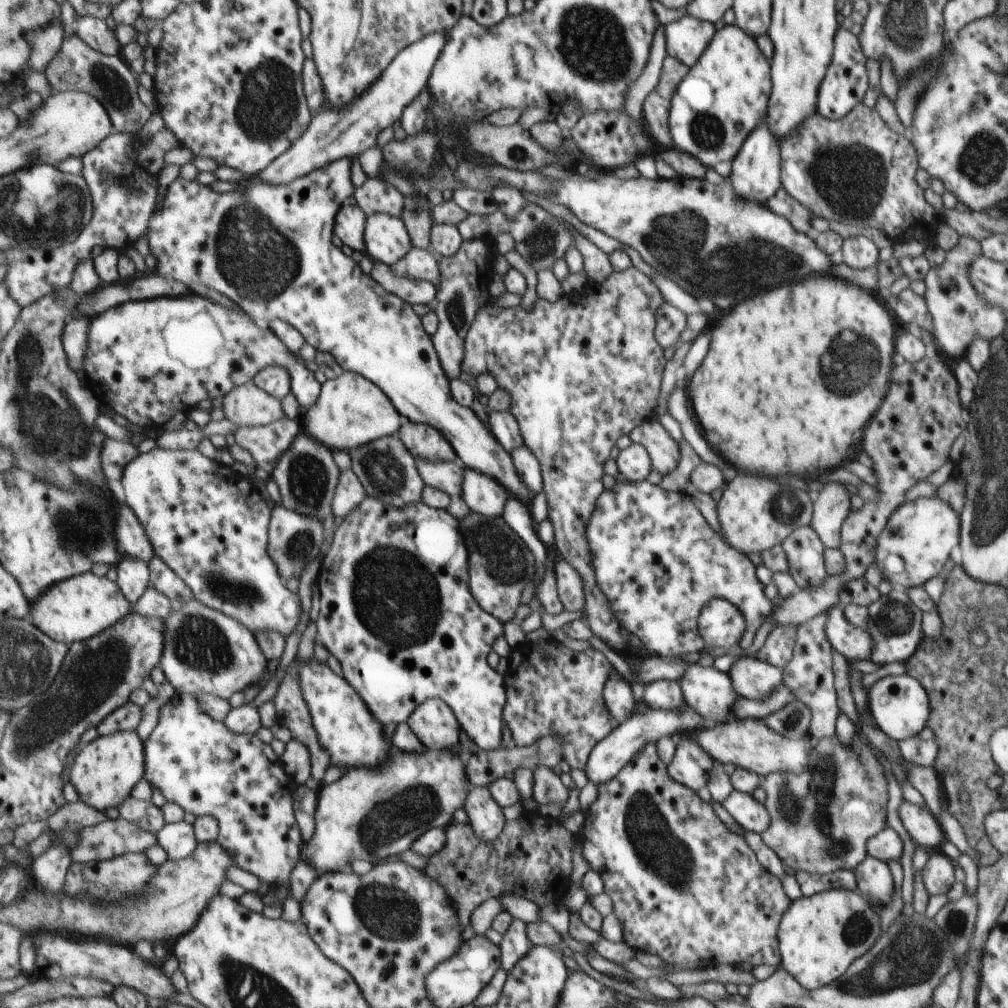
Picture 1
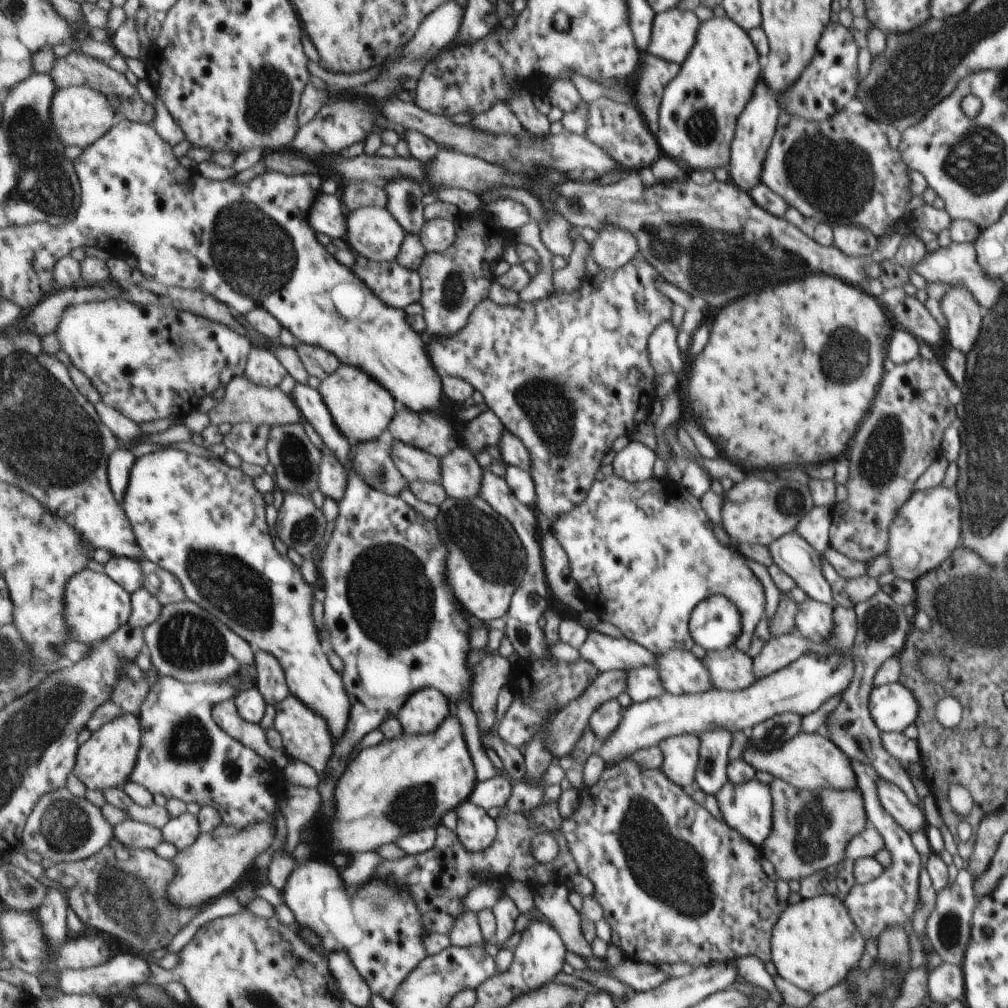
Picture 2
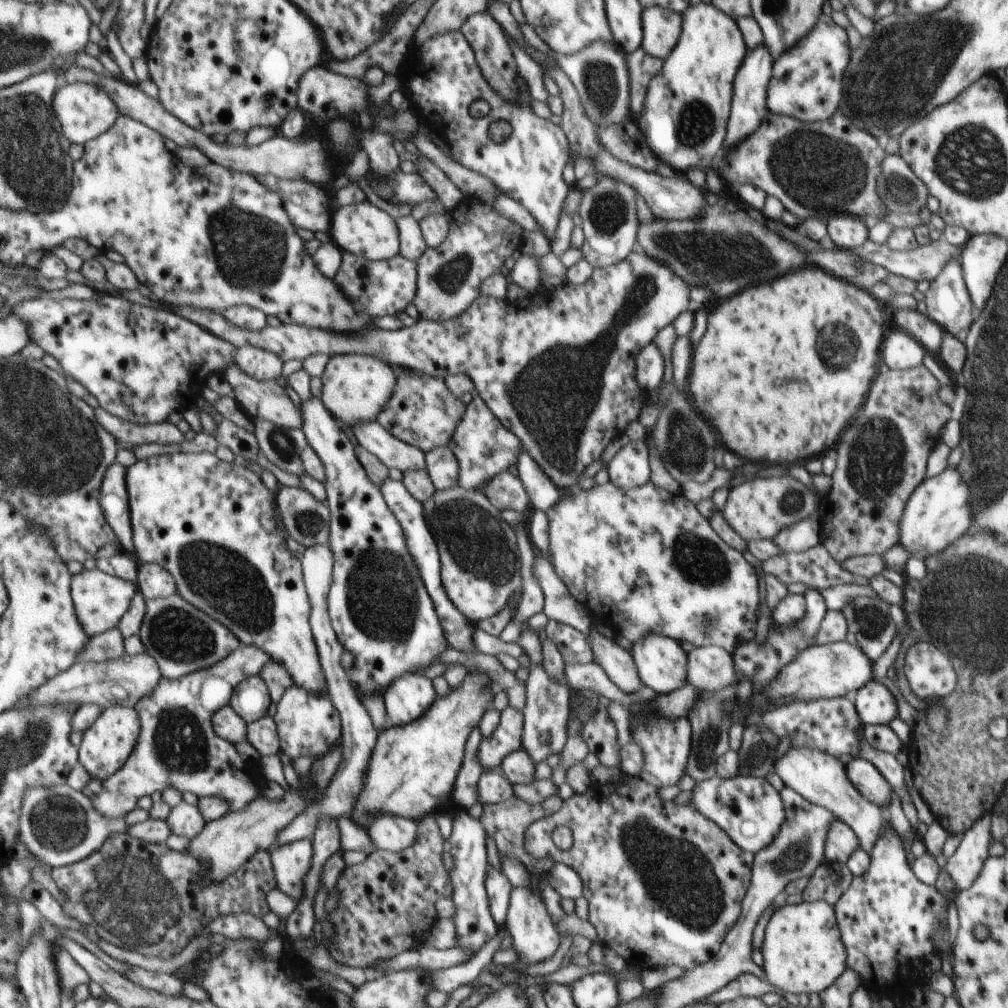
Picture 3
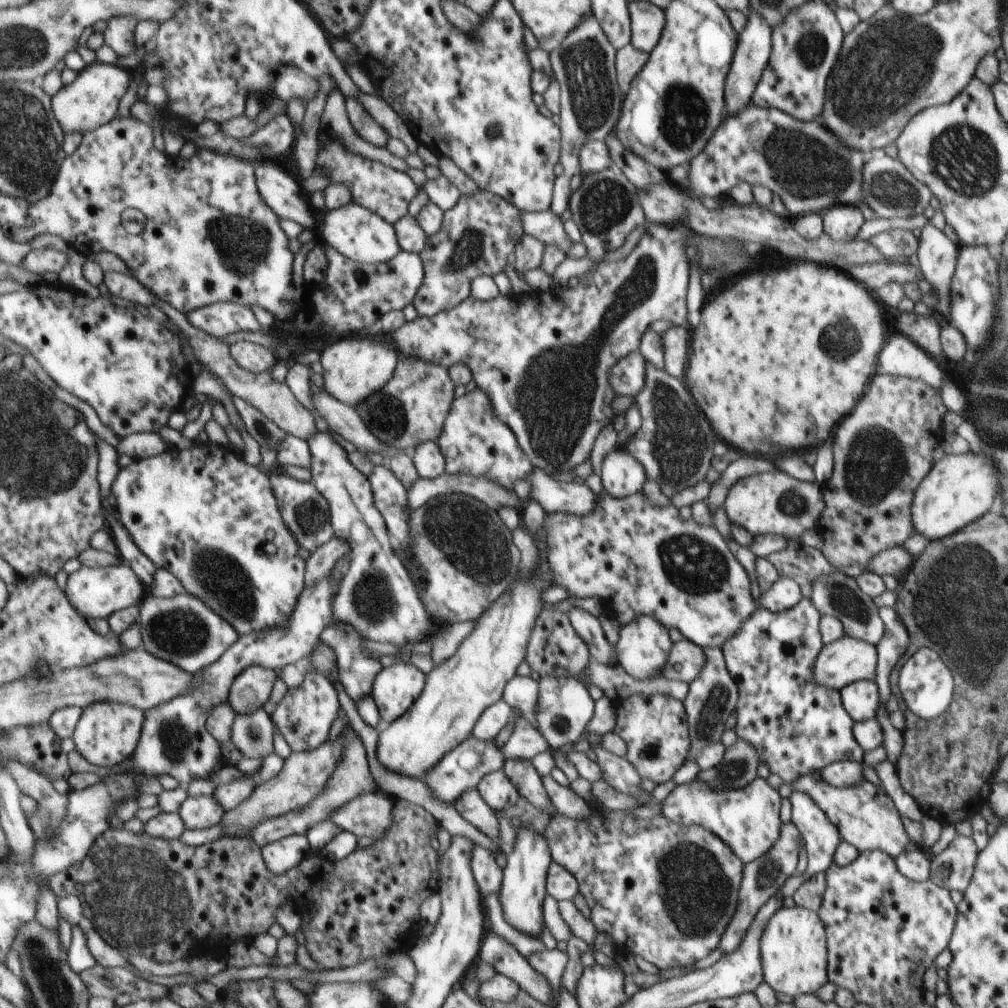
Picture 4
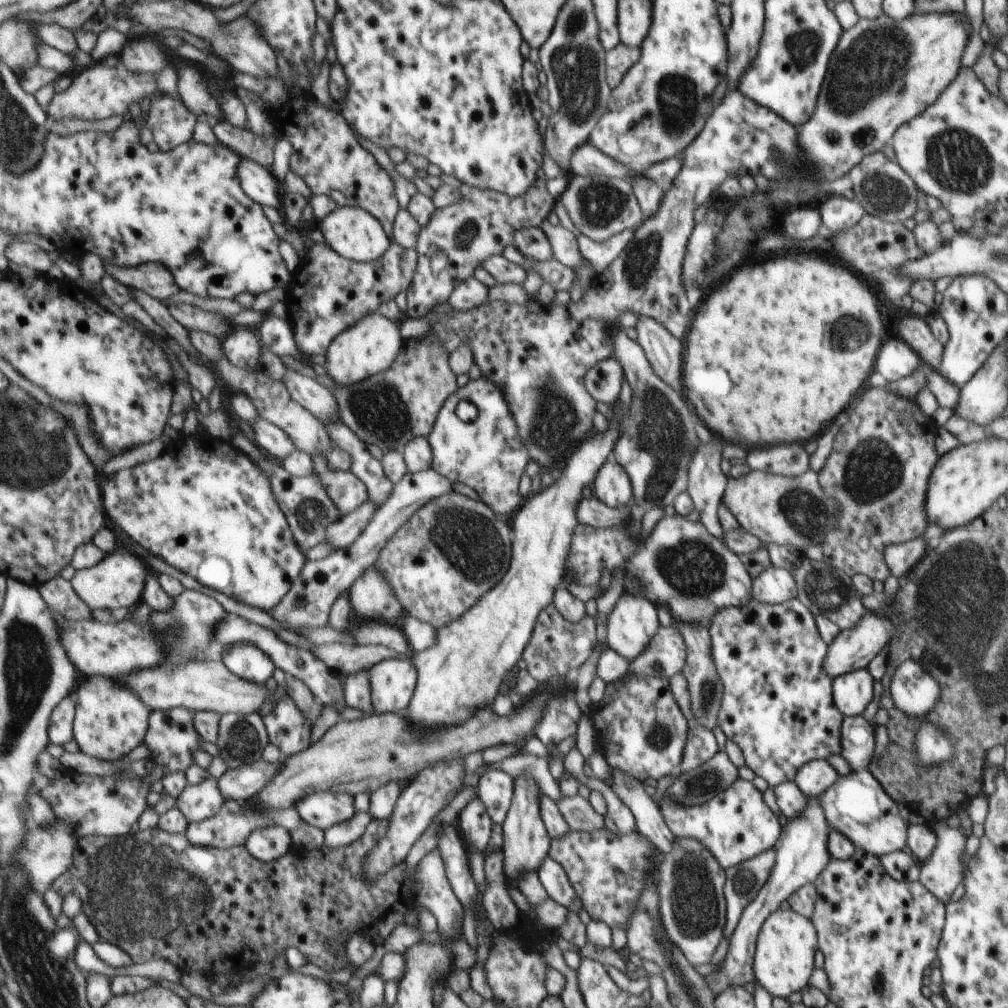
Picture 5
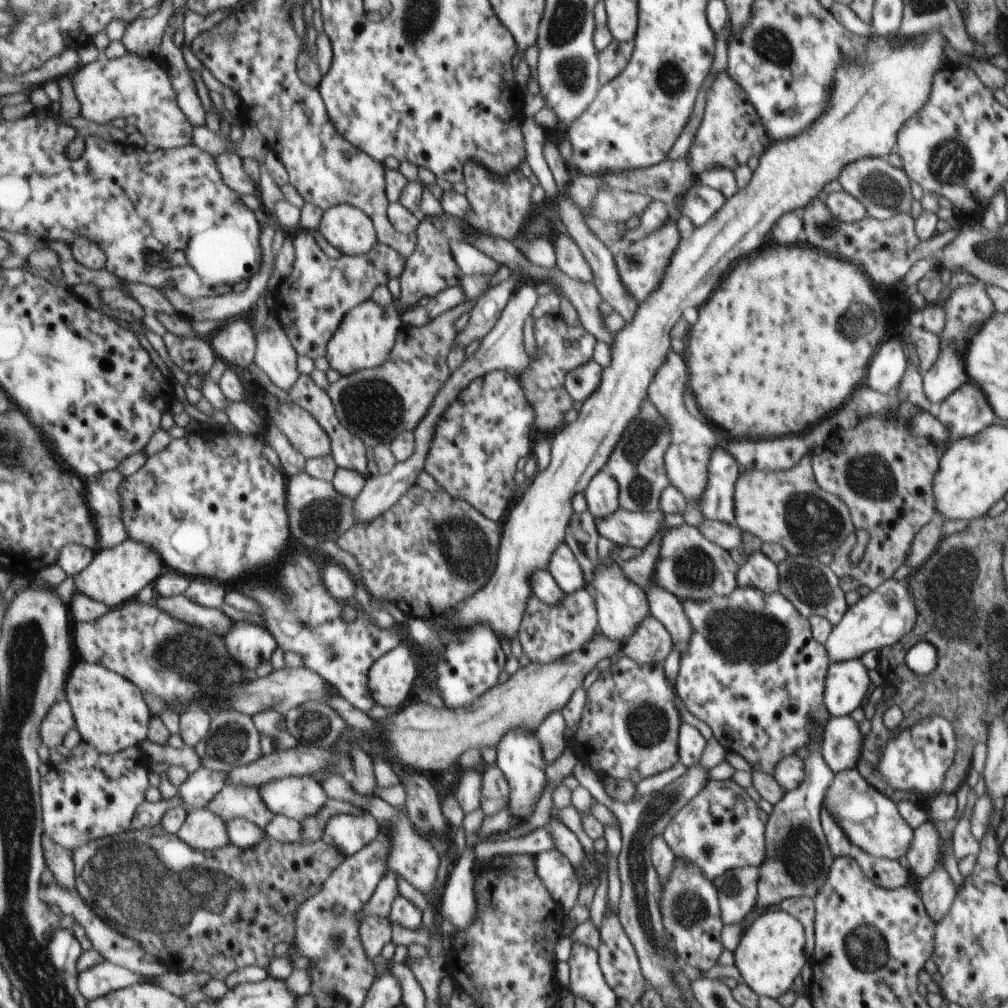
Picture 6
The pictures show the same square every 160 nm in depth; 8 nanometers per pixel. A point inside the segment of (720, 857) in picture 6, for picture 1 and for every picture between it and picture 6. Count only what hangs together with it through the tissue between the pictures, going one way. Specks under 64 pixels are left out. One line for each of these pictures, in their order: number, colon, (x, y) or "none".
1: (743, 808)
2: (747, 808)
3: (748, 809)
4: (747, 819)
5: (735, 825)

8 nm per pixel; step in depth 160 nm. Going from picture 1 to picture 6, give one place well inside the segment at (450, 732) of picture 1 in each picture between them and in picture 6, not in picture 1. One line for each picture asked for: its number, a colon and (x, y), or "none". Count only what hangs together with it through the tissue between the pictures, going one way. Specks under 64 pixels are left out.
2: (425, 711)
3: (409, 698)
4: (397, 687)
5: (393, 682)
6: (392, 677)

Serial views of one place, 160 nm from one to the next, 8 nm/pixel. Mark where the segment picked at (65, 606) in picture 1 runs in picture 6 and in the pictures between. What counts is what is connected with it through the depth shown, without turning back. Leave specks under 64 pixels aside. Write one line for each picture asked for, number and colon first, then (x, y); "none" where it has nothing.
2: (96, 606)
3: (102, 601)
4: (99, 592)
5: (119, 580)
6: (117, 574)

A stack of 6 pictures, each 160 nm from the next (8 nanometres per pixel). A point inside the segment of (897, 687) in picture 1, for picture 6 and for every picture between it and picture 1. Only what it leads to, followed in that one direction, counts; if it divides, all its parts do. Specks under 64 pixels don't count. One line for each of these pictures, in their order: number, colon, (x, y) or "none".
2: (892, 707)
3: (874, 704)
4: (860, 698)
5: (852, 692)
6: (846, 682)

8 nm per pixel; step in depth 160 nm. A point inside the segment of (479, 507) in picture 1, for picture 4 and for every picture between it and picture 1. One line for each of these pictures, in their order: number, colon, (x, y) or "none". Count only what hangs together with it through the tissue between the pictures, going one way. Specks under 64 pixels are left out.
2: (462, 475)
3: (443, 467)
4: (430, 461)

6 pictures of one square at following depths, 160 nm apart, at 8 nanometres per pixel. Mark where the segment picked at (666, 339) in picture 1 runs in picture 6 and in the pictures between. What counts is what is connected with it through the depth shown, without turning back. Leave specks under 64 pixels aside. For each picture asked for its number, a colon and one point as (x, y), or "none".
2: (664, 356)
3: (649, 369)
4: (627, 376)
5: (603, 381)
6: (582, 382)

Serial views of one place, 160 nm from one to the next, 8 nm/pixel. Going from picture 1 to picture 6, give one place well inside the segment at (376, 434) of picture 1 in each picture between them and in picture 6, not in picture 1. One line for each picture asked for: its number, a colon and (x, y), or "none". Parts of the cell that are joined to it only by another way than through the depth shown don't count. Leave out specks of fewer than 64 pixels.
2: (363, 409)
3: (356, 388)
4: (354, 367)
5: (372, 345)
6: (365, 340)

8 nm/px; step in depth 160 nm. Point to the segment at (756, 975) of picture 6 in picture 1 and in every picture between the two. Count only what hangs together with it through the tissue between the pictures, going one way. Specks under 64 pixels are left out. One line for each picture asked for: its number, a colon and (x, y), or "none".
1: (820, 936)
2: (814, 944)
3: (802, 950)
4: (794, 959)
5: (783, 959)

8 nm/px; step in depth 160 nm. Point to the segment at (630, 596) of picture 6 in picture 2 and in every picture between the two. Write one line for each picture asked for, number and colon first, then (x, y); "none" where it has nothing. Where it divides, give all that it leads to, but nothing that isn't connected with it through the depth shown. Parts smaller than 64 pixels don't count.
2: (679, 672)
3: (660, 663)
4: (642, 648)
5: (632, 623)

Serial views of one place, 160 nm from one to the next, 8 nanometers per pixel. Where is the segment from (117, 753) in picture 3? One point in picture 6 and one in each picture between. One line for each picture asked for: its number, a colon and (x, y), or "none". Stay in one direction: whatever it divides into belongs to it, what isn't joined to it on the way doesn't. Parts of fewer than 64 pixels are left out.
4: (108, 732)
5: (111, 720)
6: (111, 712)

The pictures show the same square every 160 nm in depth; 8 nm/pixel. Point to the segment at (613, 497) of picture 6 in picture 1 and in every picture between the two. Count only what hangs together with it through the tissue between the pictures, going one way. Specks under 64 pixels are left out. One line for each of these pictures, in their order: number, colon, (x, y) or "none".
1: (633, 462)
2: (634, 463)
3: (628, 469)
4: (622, 475)
5: (613, 486)

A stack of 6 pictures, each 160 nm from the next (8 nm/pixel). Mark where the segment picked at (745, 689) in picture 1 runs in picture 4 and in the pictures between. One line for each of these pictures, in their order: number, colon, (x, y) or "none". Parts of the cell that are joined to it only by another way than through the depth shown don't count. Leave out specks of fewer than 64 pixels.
2: (730, 670)
3: (709, 668)
4: (685, 660)

